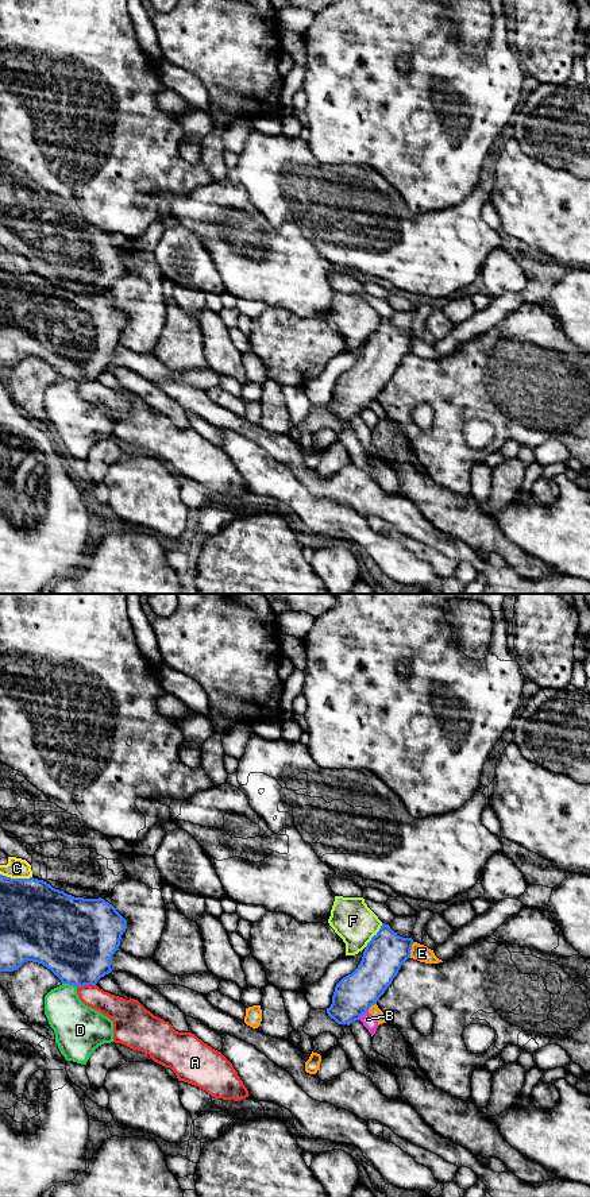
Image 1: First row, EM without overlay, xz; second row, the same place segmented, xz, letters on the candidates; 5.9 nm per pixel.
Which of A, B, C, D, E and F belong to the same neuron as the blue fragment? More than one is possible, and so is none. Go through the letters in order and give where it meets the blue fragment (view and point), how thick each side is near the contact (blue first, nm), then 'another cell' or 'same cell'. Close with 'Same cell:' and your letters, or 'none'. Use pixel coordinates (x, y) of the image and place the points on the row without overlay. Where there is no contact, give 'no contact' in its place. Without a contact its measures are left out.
A: xz (85, 379) | 440/150 nm | another cell
B: xz (362, 409) | 240/80 nm | another cell
C: xz (16, 274) | 420/130 nm | another cell
D: xz (70, 379) | 440/260 nm | another cell
E: xz (409, 346) | 240/100 nm | another cell
F: xz (374, 331) | 240/240 nm | another cell
Same cell: none

